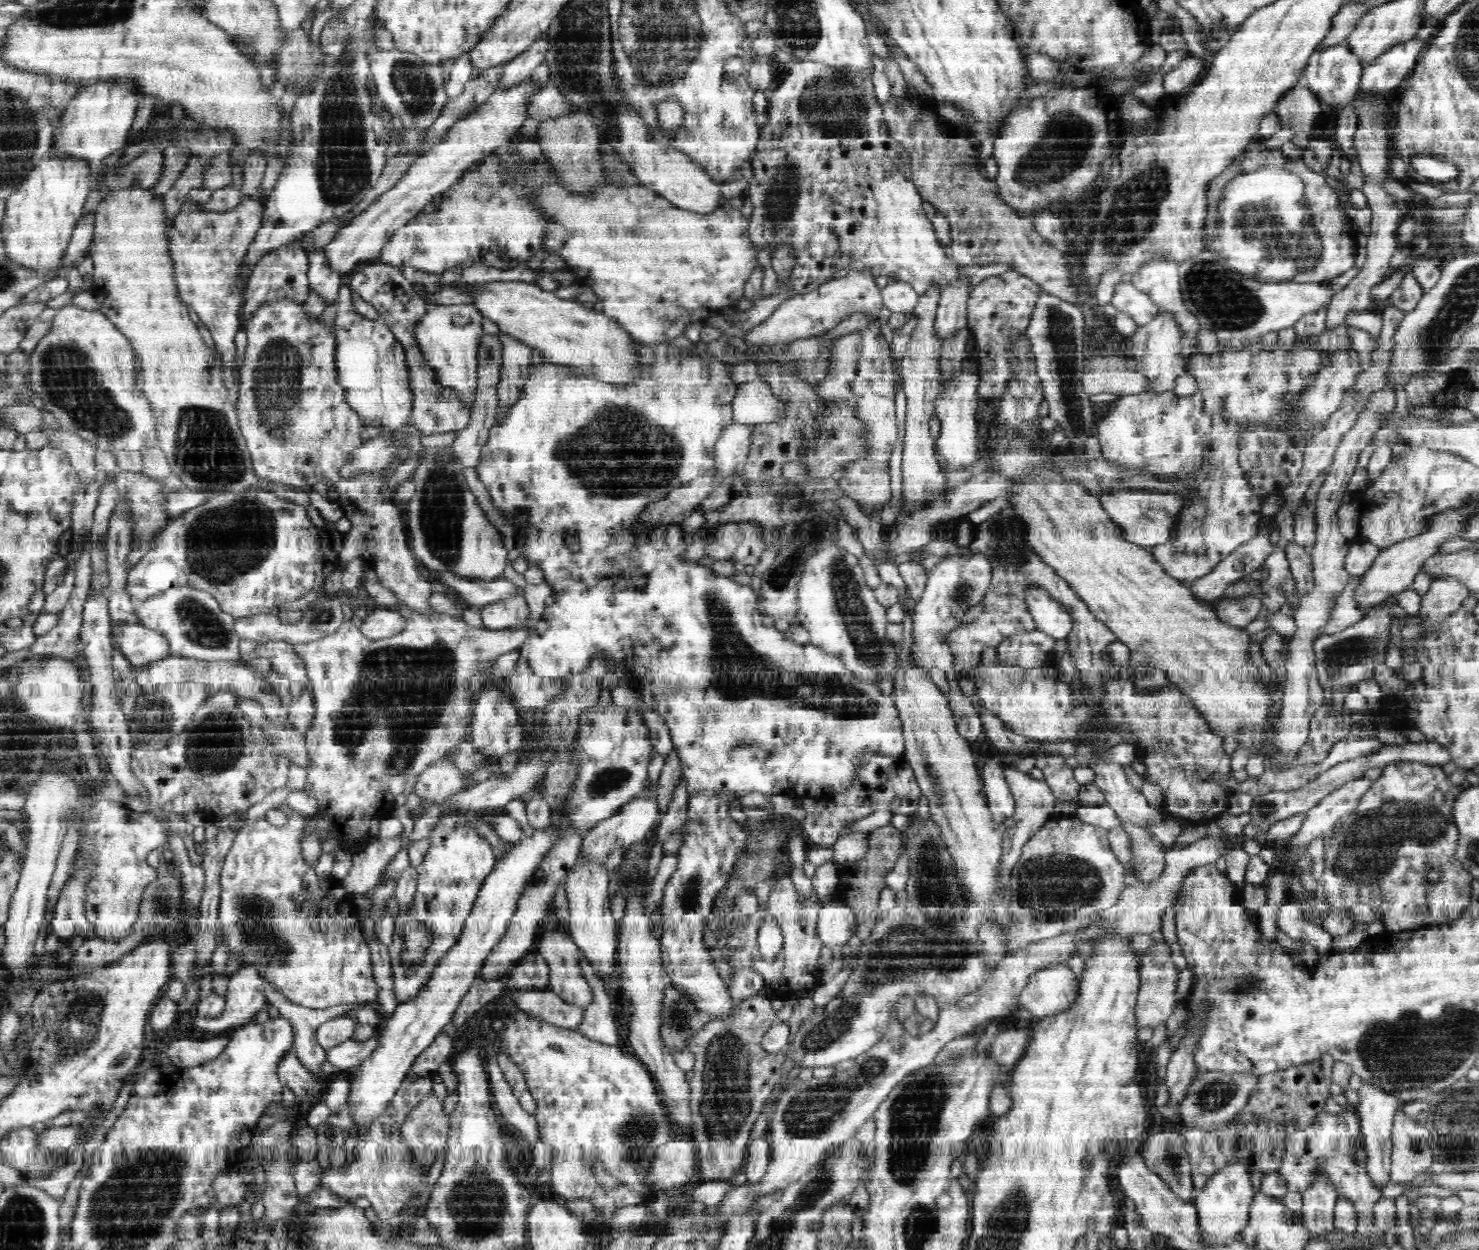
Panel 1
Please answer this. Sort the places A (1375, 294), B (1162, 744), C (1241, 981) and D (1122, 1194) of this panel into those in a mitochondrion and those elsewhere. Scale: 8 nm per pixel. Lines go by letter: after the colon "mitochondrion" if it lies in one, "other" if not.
A: other
B: mitochondrion
C: mitochondrion
D: other

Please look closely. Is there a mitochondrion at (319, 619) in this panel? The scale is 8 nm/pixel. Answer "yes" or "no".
yes

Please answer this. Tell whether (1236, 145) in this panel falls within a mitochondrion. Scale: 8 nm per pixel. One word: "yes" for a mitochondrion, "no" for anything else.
no

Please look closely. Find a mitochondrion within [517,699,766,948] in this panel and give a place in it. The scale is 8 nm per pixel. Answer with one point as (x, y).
(614, 777)

